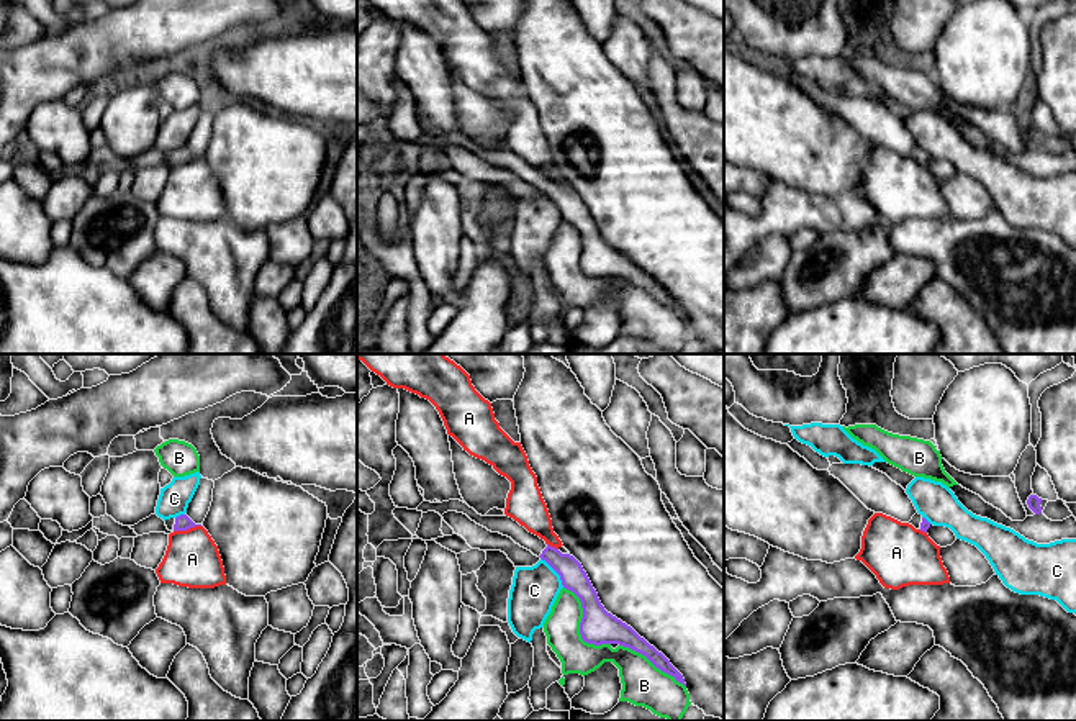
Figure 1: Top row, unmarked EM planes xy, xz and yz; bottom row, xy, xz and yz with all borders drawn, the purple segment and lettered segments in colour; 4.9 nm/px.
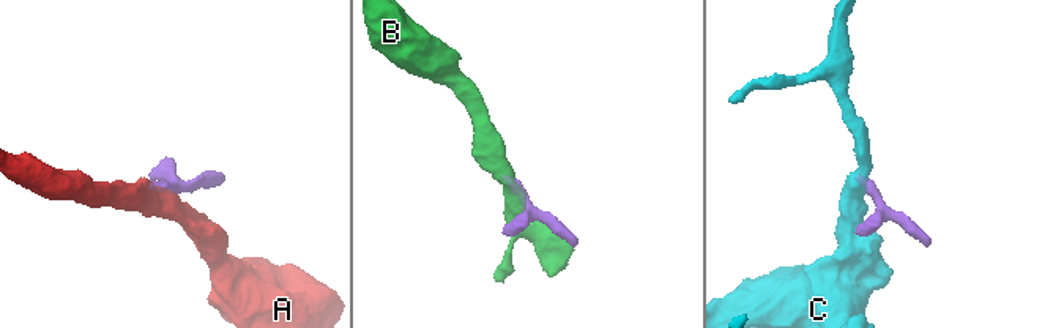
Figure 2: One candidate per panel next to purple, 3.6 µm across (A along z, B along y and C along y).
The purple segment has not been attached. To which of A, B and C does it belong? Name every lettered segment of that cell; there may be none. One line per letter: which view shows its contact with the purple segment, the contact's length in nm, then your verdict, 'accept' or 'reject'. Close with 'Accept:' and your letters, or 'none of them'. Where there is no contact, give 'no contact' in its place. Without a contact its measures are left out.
A: meets purple in xy; contact 140 nm long; reject
B: meets purple in xz; contact 360 nm long; reject
C: meets purple in xz; contact 190 nm long; reject
Accept: none of them

